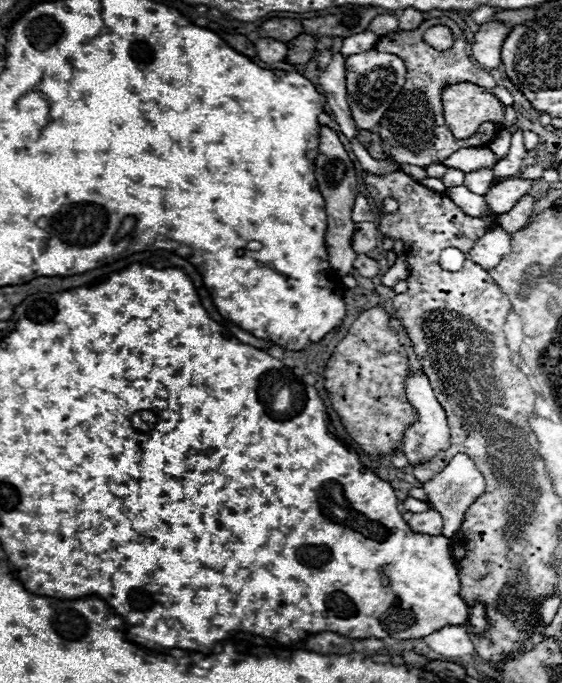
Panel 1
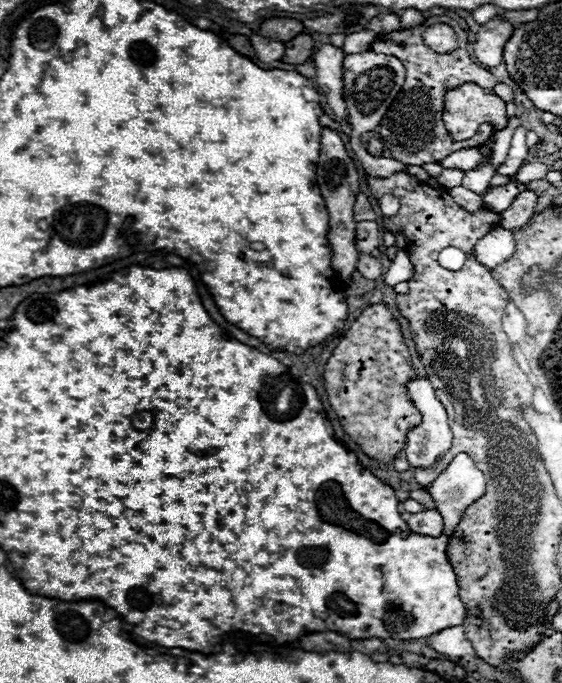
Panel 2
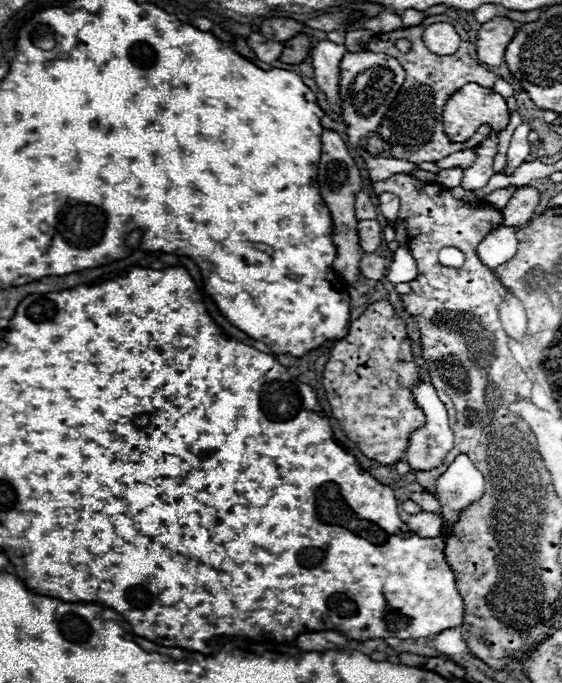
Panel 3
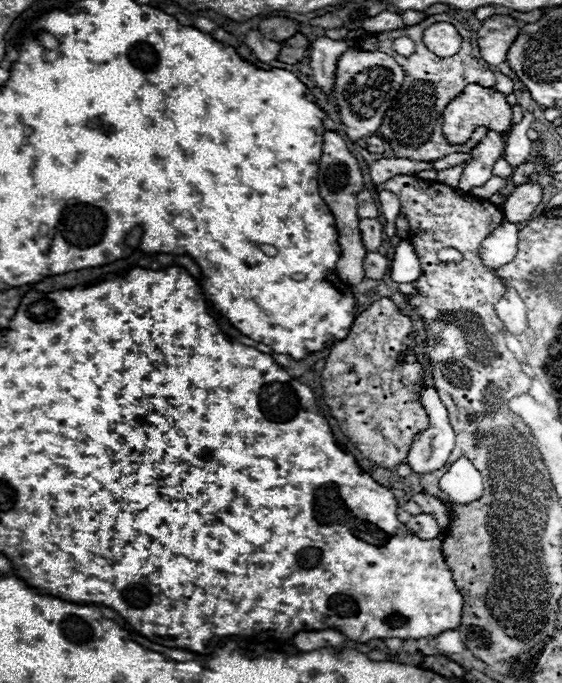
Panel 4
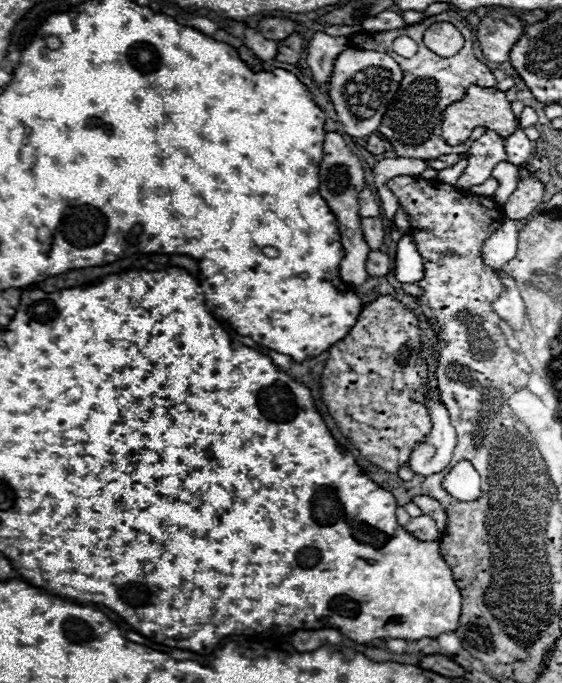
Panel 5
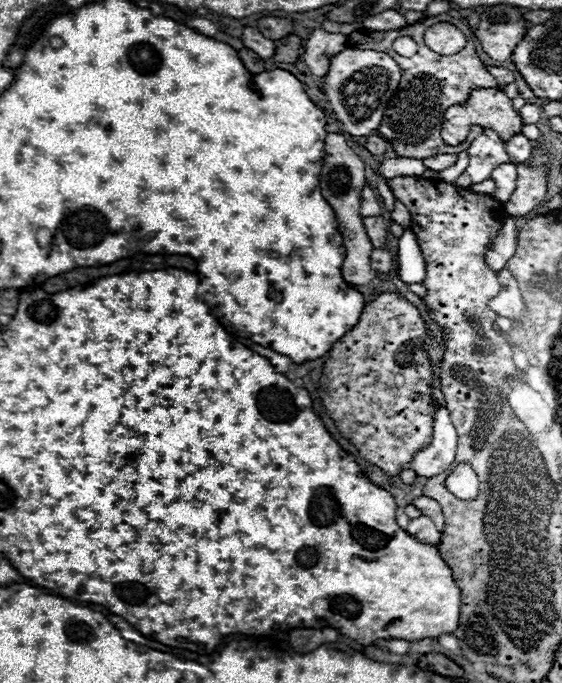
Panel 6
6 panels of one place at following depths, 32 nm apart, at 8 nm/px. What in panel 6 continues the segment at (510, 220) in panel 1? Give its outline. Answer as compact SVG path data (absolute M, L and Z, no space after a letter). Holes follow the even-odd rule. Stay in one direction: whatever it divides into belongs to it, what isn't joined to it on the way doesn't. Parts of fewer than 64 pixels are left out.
M516 166L518 180L516 180L516 190L512 192L510 200L504 204L504 210L508 216L524 216L532 212L546 196L546 168L544 166Z

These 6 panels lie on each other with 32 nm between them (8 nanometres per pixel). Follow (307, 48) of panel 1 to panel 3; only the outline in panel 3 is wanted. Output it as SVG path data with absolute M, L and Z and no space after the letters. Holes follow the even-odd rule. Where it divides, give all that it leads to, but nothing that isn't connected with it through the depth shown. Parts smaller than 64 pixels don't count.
M296 34L294 38L282 42L282 46L284 46L284 50L278 60L286 62L286 64L300 64L304 58L308 58L310 48L312 48L306 34Z

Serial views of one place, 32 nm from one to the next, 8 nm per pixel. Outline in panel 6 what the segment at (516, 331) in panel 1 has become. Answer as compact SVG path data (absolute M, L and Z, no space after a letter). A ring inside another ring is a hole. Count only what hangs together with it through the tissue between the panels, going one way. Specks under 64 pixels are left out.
M504 268L498 272L498 282L502 284L502 290L488 302L488 306L510 320L520 320L524 312L524 300L522 292L518 288L518 280Z

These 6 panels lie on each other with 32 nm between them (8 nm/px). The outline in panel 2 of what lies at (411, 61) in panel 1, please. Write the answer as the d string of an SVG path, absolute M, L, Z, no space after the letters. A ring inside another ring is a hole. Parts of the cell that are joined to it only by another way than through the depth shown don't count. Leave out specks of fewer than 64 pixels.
M448 16L426 18L416 28L396 30L396 32L390 32L390 34L376 36L376 40L370 44L370 50L392 54L406 68L406 82L404 82L402 90L398 92L396 102L390 106L390 110L386 112L386 116L382 118L380 128L378 128L380 138L390 144L392 158L396 158L400 162L406 162L406 164L414 164L414 166L422 166L422 164L428 164L428 162L440 162L442 158L446 158L448 154L452 154L456 150L482 146L482 142L486 142L486 138L490 138L494 134L494 128L490 124L482 124L478 128L478 132L472 136L472 140L454 142L450 138L450 134L446 132L446 128L444 128L442 108L444 108L444 96L446 96L448 90L452 90L456 86L462 86L466 82L474 82L474 84L486 86L486 88L496 86L494 74L480 68L470 58L470 54L468 54L468 36L466 36L466 32L460 28L460 24L456 20L452 20ZM438 22L450 24L454 28L454 32L458 34L458 48L452 54L436 54L422 42L422 32L428 26L438 24ZM400 42L404 42L406 48L400 48L398 46Z

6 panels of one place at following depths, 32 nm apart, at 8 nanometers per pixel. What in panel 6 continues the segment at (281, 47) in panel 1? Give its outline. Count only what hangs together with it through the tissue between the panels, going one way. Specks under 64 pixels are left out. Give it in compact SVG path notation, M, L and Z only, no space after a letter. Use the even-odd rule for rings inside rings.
M246 26L246 28L242 30L240 40L246 44L246 48L250 48L252 52L256 52L256 54L258 54L260 58L264 58L264 60L268 60L268 58L272 58L272 56L274 56L274 50L276 50L274 40L264 38L256 28Z

